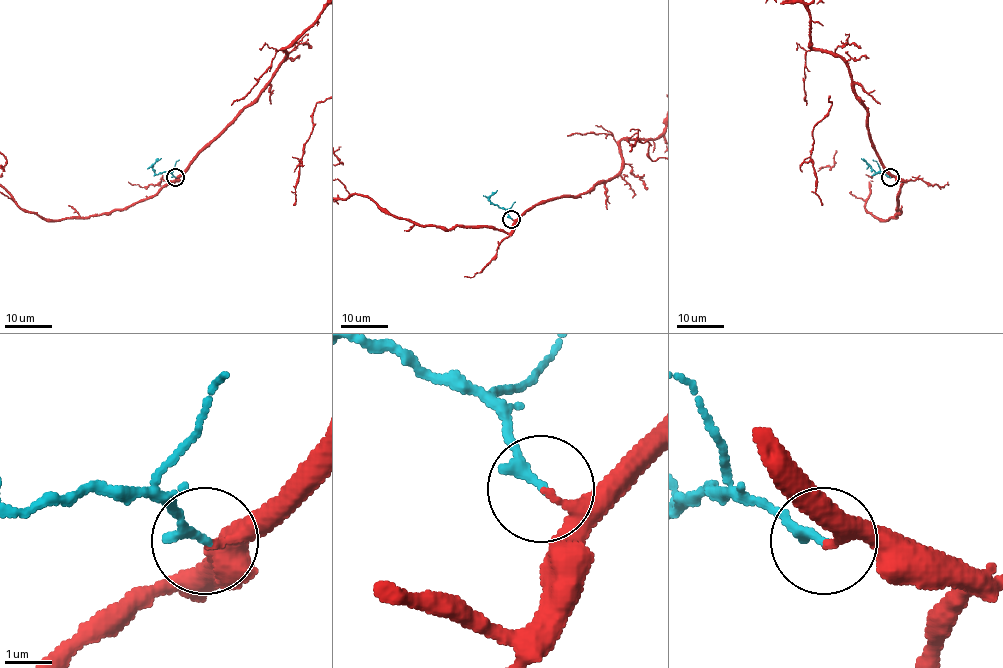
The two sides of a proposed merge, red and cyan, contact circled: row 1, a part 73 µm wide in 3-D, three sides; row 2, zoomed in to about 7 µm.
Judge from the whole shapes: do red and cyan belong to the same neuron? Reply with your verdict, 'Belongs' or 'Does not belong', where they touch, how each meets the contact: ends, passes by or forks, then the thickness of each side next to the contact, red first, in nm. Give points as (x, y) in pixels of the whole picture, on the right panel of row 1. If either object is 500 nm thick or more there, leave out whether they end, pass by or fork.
Belongs. Place: (890, 177). At the ring red ends. At the ring cyan ends. Thickness 160 nm (red) against 240 nm

